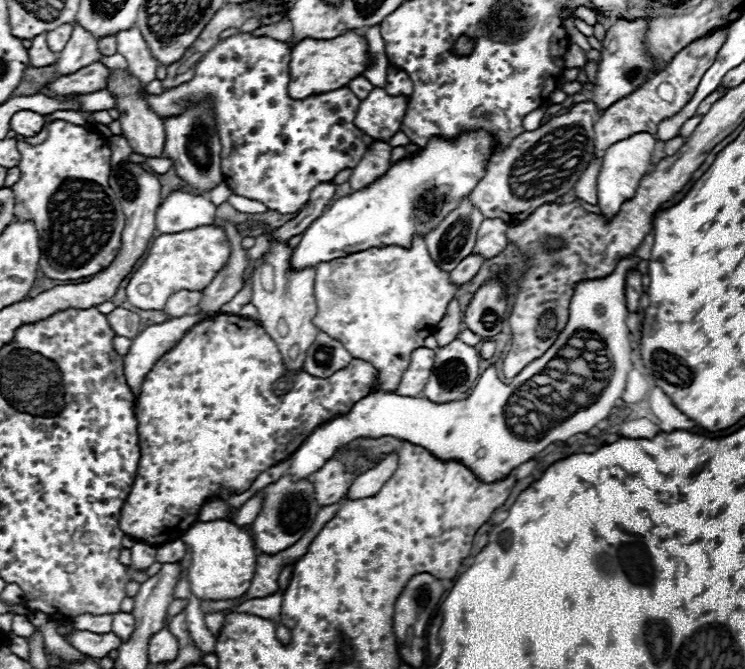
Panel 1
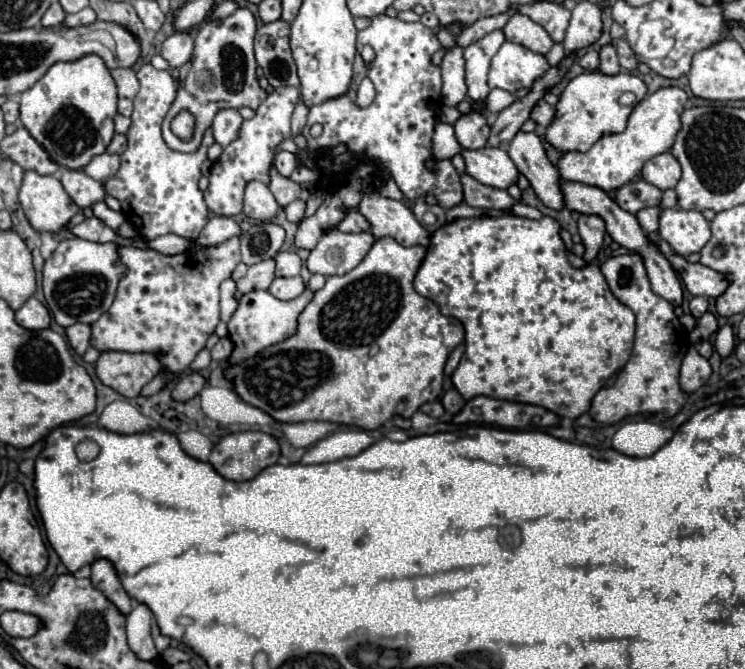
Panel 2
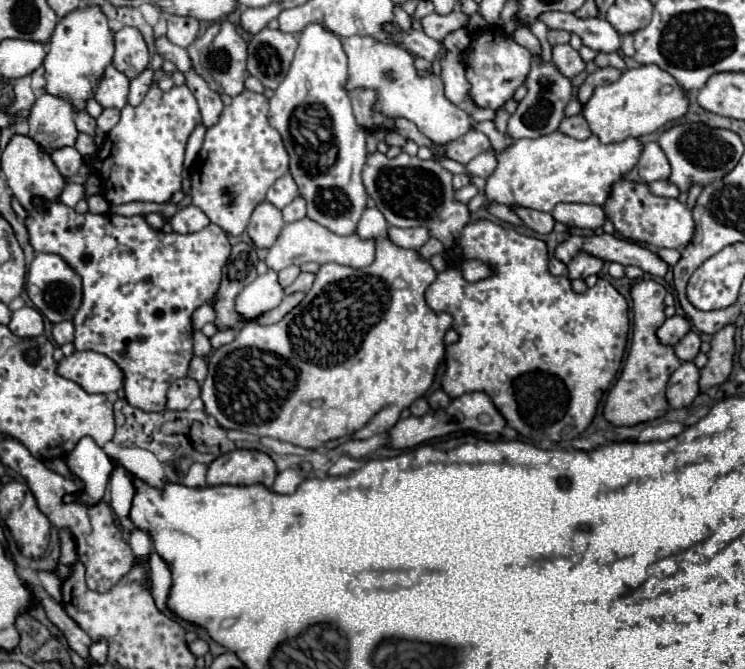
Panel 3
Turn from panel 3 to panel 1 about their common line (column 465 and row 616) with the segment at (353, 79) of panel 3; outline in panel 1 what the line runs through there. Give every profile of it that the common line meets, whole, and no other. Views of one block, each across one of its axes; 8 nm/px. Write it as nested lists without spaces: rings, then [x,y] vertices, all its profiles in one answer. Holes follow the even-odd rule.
[[[114,612],[112,614],[112,632],[116,634],[116,636],[120,636],[120,640],[124,642],[124,640],[130,640],[130,636],[132,636],[132,632],[134,632],[134,626],[136,624],[136,620],[134,620],[134,616],[132,614],[128,614],[128,612]]]

